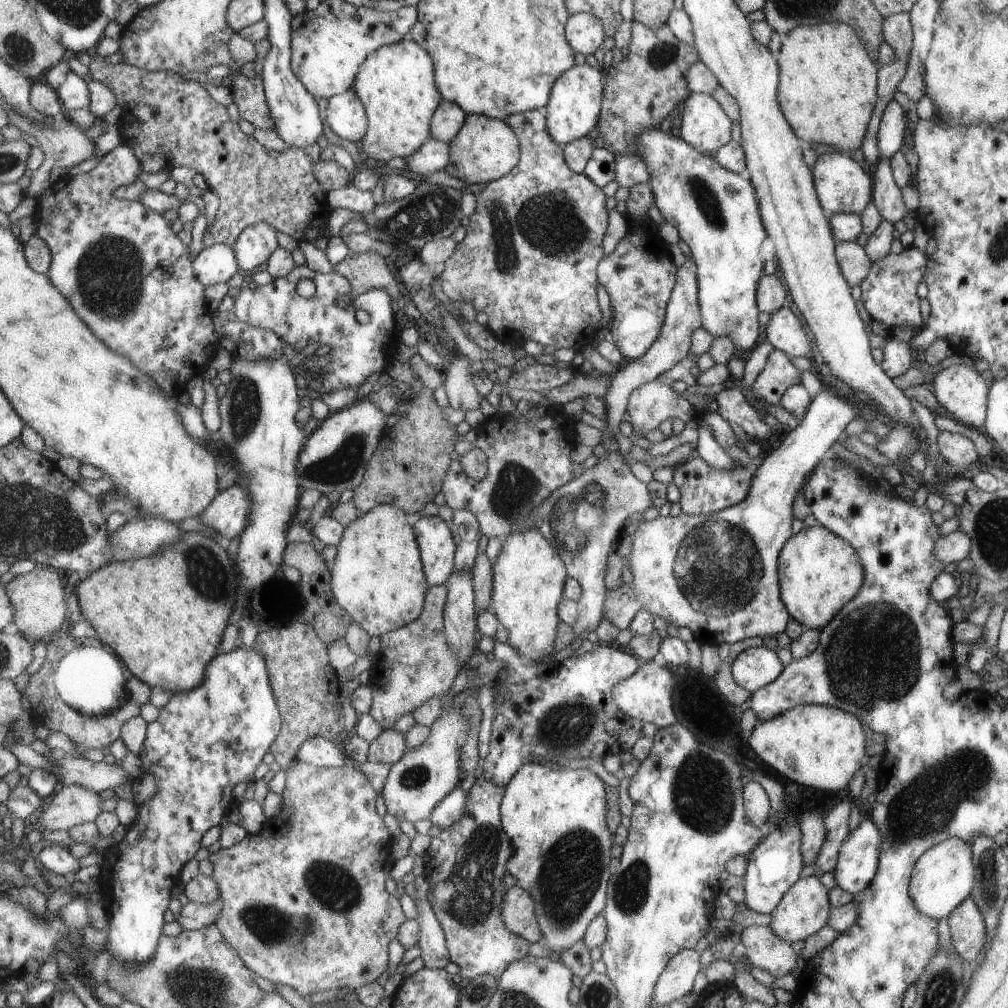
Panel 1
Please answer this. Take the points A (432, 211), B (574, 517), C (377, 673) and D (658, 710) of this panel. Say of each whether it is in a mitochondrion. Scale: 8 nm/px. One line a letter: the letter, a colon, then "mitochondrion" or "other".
A: mitochondrion
B: mitochondrion
C: other
D: other

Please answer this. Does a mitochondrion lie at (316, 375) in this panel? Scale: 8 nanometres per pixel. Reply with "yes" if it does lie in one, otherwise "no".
no

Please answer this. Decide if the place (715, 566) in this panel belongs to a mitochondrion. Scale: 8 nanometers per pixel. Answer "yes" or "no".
yes

